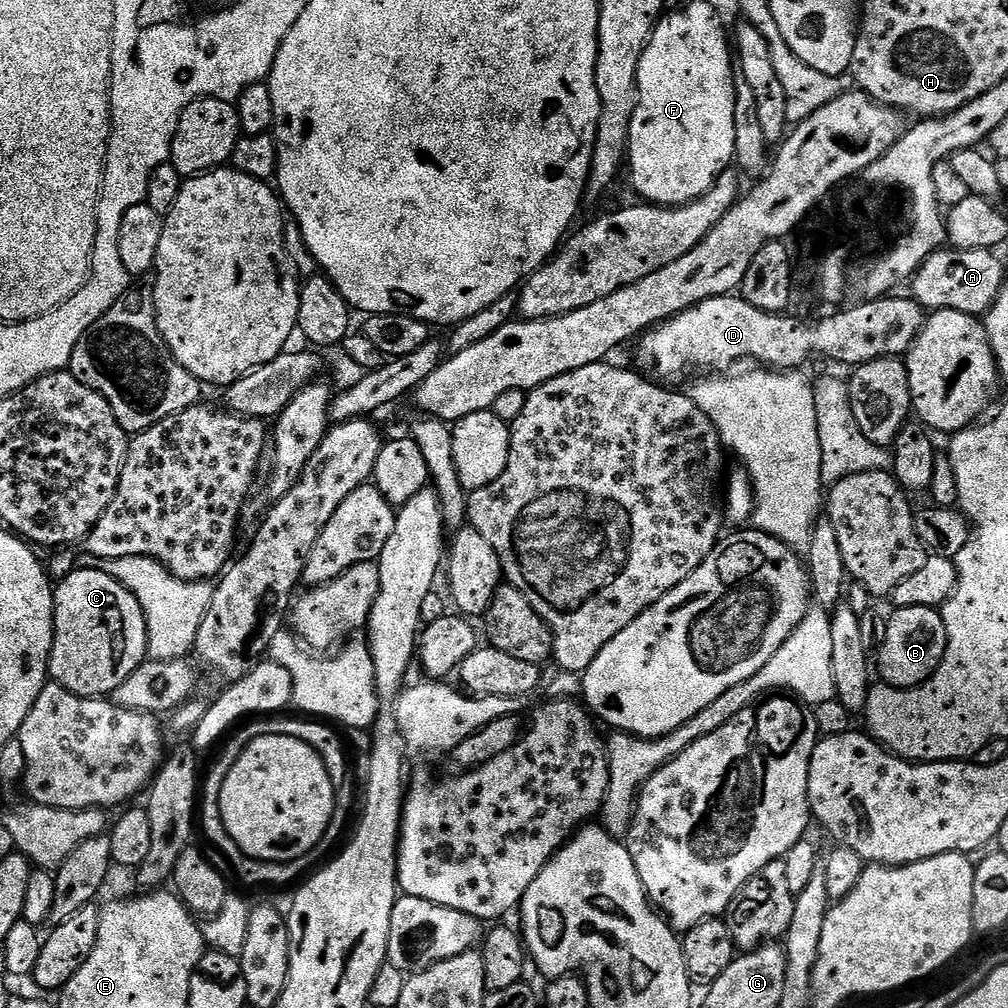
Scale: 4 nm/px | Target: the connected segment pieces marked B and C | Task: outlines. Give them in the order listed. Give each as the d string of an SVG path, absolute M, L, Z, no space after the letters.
M898 608L888 617L886 642L880 647L879 679L895 688L916 688L938 670L948 649L943 615L935 608Z
M76 568L55 585L52 594L52 653L48 659L48 674L55 683L60 684L66 690L70 690L75 696L104 698L115 693L116 688L122 686L122 682L126 682L126 678L130 678L130 674L134 674L136 667L143 664L147 656L148 627L142 606L138 602L138 598L134 598L134 594L130 590L126 590L113 576L89 568Z

